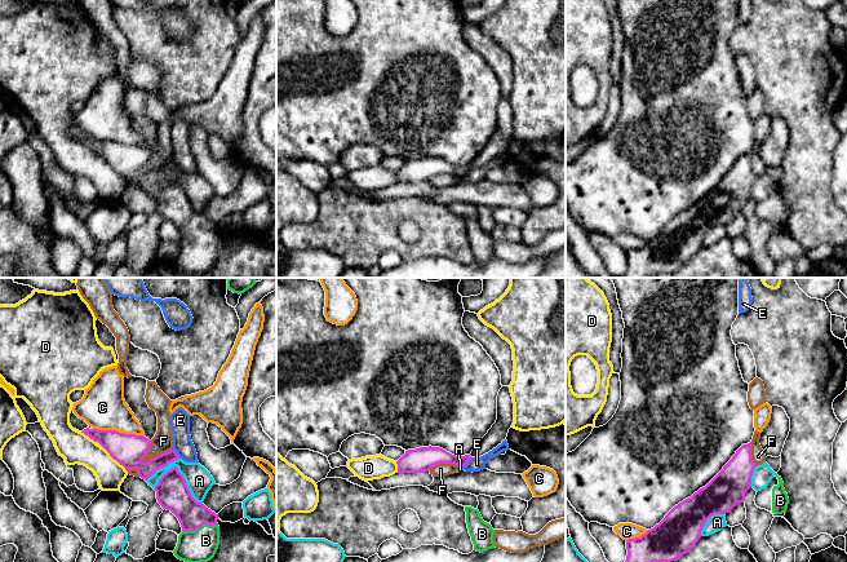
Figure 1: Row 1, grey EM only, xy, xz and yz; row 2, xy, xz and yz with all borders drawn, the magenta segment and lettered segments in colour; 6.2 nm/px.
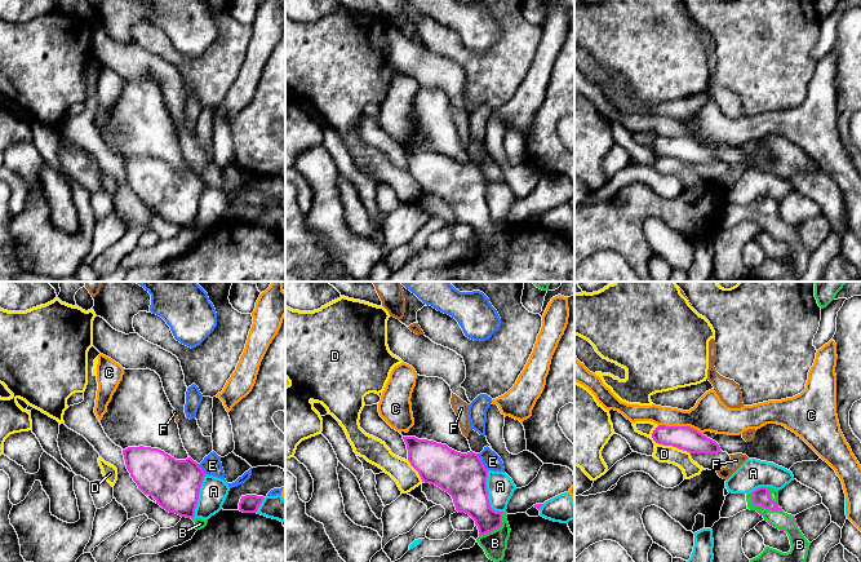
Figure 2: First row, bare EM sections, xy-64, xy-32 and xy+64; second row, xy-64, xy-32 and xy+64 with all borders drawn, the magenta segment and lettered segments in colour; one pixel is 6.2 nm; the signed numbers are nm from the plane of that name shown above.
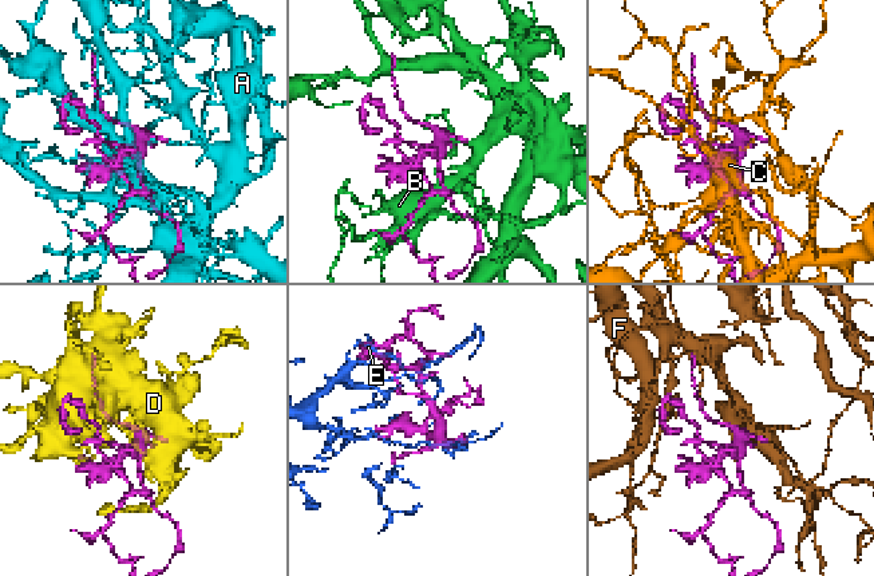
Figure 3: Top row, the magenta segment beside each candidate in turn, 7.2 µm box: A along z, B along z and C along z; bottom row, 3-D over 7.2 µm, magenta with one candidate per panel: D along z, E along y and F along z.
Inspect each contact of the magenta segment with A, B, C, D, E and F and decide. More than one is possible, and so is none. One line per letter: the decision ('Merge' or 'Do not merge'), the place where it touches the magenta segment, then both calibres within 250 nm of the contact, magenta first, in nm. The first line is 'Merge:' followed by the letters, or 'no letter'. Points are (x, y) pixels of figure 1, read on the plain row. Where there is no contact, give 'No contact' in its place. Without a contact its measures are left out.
Merge: B
A: Do not merge. Touches magenta at xy (181, 185). Thickness 200 nm (magenta) against 160 nm
B: Merge. Touches magenta at xy (199, 238). Thickness 190 nm (magenta) against 200 nm
C: Do not merge. Touches magenta at xy (118, 142). Thickness 200 nm (magenta) against 280 nm
D: Do not merge. Touches magenta at xy (115, 169). Thickness 200 nm (magenta) against 190 nm
E: Do not merge. Touches magenta at xz (466, 173). Thickness 130 nm (magenta) against 100 nm
F: Do not merge. Touches magenta at xy (156, 167). Thickness 200 nm (magenta) against 130 nm

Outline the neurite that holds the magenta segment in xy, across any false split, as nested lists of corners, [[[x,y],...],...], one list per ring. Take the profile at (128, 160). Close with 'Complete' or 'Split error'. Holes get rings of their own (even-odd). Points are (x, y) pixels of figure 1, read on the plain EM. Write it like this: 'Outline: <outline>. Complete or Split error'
Outline: [[[87,138],[81,143],[98,152],[127,182],[137,180],[138,187],[145,191],[155,185],[156,181],[179,169],[177,163],[170,160],[143,173],[142,171],[151,158],[151,151],[143,146],[124,145],[116,141],[98,141],[94,138]]]. Complete

